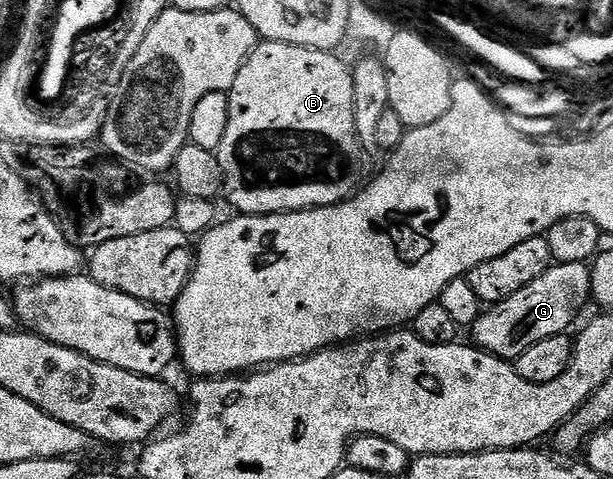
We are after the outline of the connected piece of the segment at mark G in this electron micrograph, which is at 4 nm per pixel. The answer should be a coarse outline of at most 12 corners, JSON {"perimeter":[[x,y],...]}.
{"perimeter":[[585,263],[548,267],[489,305],[471,341],[514,360],[571,331],[589,305]]}

